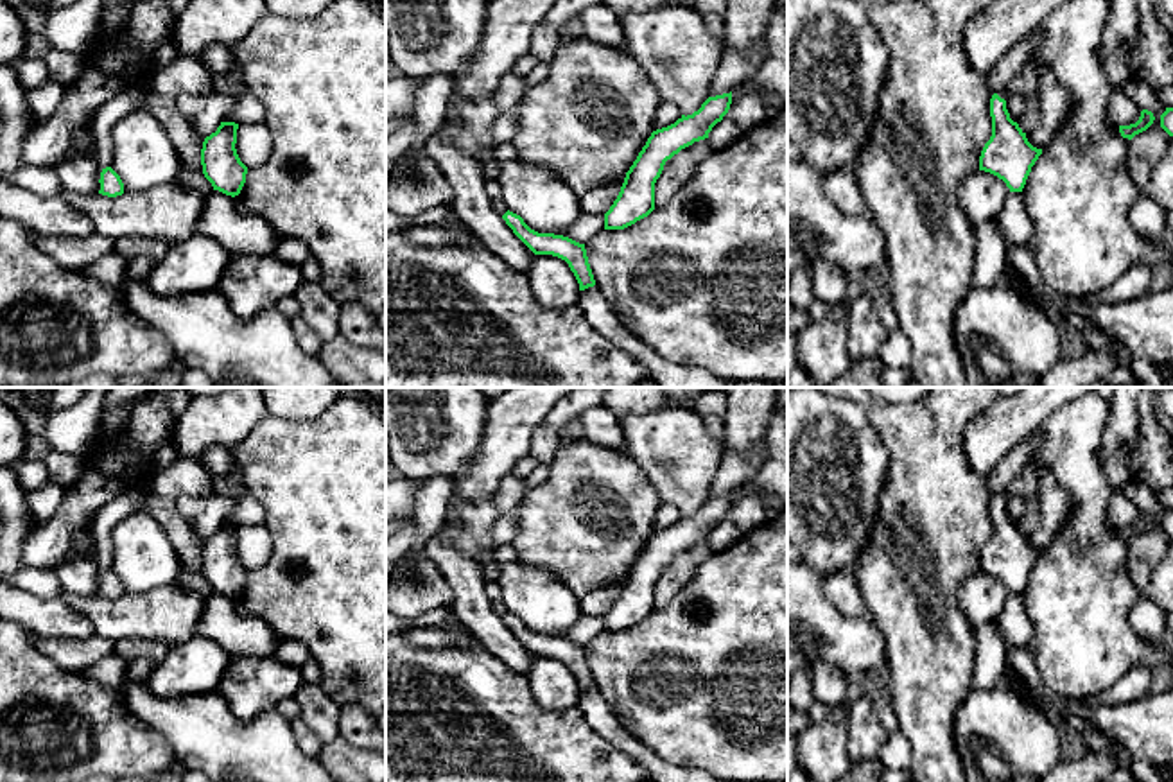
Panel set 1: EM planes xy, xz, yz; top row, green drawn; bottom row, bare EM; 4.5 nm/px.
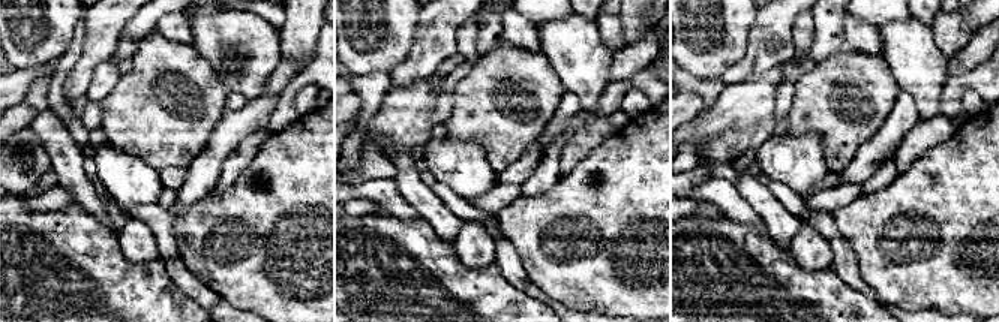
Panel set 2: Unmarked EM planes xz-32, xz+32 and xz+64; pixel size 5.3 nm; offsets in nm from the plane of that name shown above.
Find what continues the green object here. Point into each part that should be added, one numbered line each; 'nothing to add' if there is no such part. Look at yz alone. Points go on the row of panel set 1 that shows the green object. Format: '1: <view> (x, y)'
nothing to add

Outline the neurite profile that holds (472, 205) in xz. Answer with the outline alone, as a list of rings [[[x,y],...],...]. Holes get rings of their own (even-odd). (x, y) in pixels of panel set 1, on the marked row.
[[[438,131],[423,145],[454,190],[452,208],[466,230],[515,271],[527,273],[534,253],[513,233],[484,190],[482,163],[456,149]]]

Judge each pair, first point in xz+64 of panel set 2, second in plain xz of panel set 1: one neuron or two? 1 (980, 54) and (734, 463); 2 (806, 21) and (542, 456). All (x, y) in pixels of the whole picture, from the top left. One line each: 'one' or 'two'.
1: one
2: one

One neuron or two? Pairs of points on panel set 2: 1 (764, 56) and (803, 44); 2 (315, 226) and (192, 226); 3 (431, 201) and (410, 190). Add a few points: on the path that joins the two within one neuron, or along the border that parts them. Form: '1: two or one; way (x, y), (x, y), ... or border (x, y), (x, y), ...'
1: two; border (798, 15), (792, 27), (794, 50)
2: one; way (285, 226), (222, 226)
3: one; way (426, 201), (414, 190)

